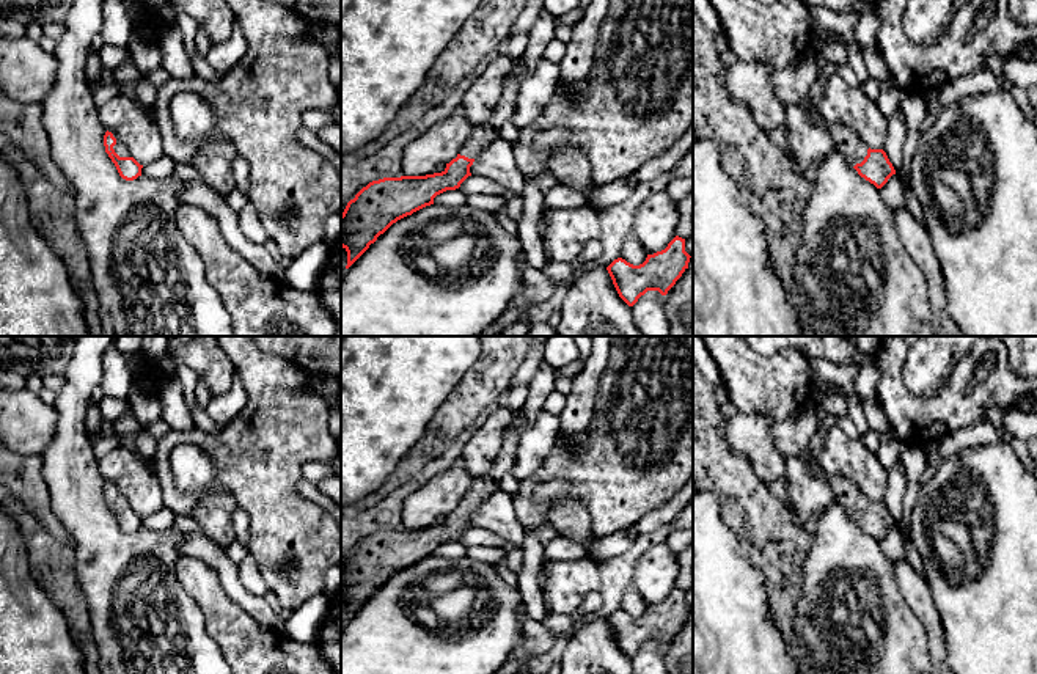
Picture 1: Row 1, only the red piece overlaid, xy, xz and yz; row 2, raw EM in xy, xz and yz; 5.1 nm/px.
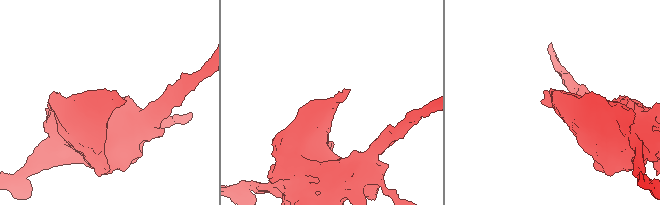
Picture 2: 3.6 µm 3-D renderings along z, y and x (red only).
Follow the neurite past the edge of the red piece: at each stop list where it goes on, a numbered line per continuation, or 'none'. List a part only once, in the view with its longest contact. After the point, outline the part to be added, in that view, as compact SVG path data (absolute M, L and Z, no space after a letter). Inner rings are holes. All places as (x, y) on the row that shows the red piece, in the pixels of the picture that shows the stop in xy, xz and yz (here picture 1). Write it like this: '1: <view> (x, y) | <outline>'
1: xy (120, 148) | M112 132L113 137L116 138L116 145L113 146L115 152L119 156L119 157L132 157L129 149L126 148L126 145L118 138L118 135L115 132Z

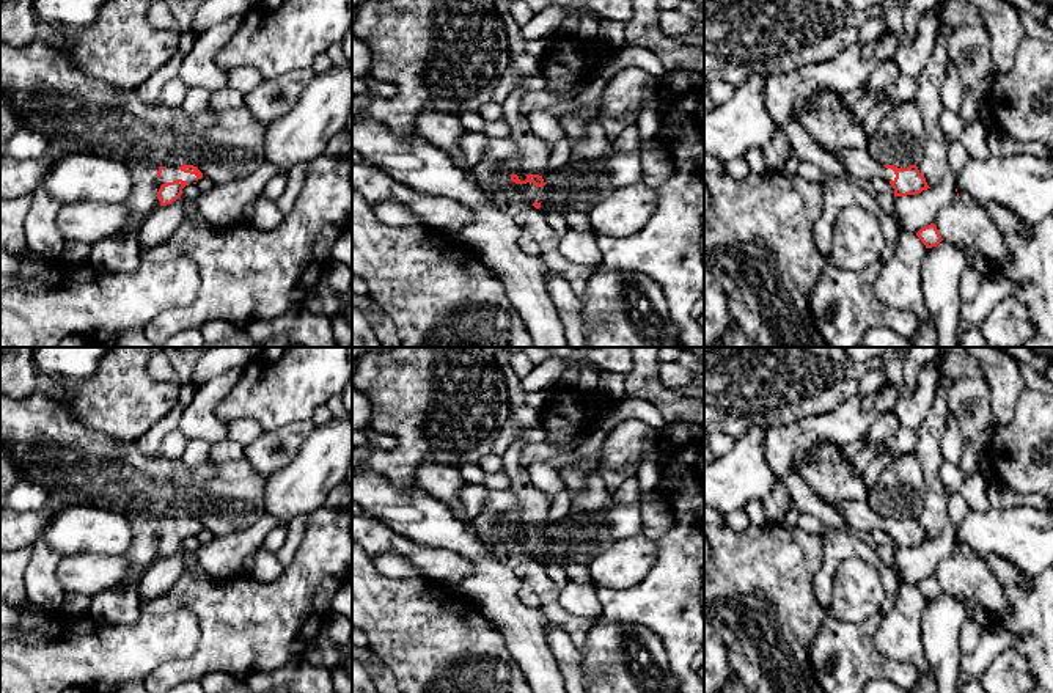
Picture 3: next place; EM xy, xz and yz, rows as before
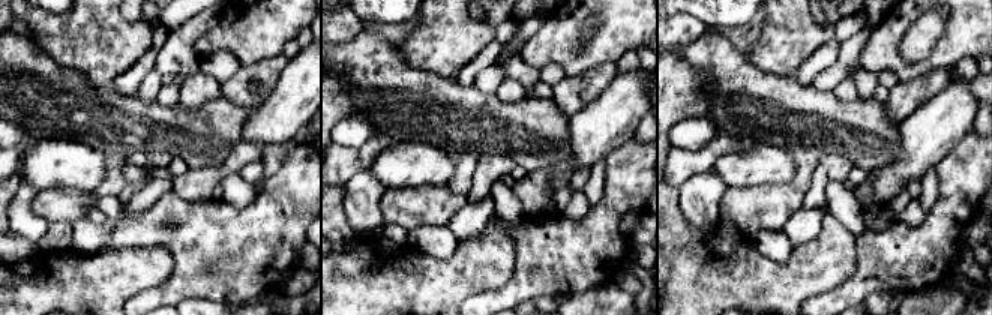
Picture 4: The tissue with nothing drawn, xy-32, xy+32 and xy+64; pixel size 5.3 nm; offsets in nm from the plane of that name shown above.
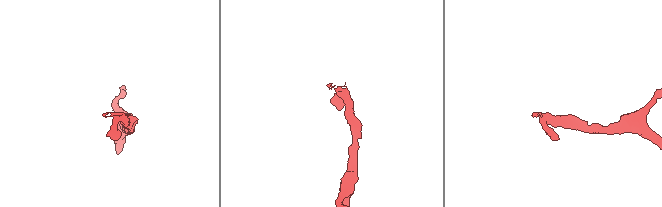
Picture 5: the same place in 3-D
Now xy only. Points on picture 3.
1: xy (170, 173) | M167 167L160 173L160 182L162 184L173 182L173 181L178 181L178 179L182 179L182 181L185 181L189 184L196 182L196 176L195 174L184 173L178 167Z

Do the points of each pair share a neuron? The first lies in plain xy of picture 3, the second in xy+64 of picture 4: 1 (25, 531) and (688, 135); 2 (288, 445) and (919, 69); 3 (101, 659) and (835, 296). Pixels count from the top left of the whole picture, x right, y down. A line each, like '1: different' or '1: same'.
1: different
2: different
3: different

